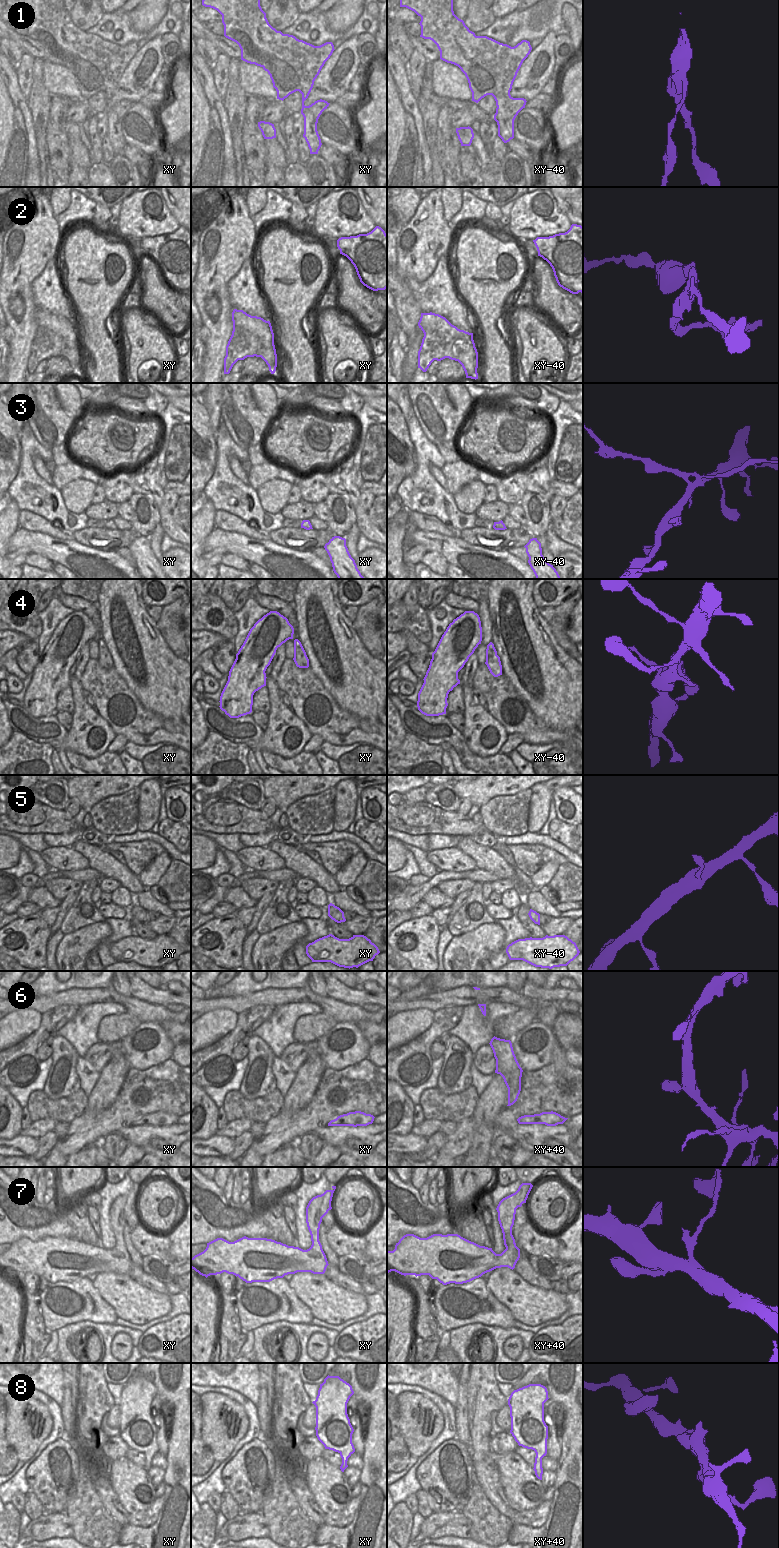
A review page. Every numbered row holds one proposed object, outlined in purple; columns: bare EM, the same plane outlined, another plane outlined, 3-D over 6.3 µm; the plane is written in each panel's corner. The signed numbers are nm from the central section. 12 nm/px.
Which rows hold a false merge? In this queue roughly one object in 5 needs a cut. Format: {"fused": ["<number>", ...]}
{"fused": ["1", "2", "3", "7"]}

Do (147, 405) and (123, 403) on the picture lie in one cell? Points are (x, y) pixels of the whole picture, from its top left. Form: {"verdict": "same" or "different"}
{"verdict": "same"}

